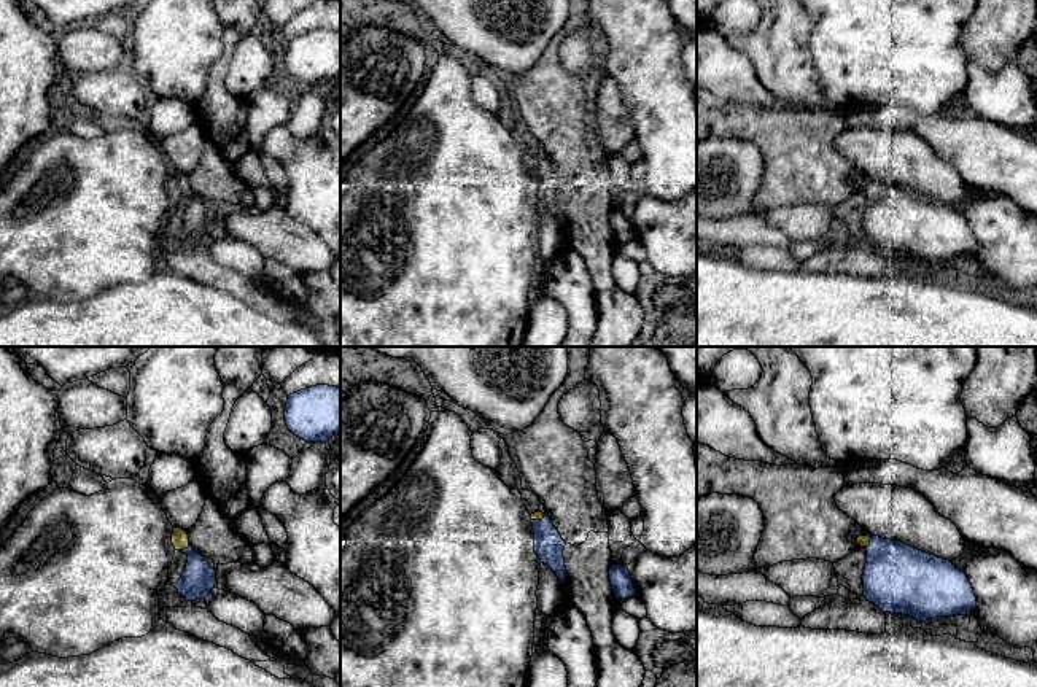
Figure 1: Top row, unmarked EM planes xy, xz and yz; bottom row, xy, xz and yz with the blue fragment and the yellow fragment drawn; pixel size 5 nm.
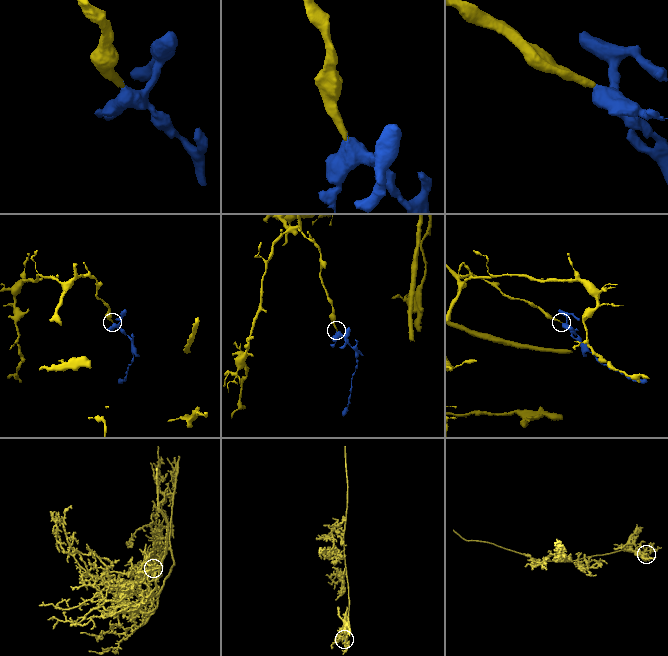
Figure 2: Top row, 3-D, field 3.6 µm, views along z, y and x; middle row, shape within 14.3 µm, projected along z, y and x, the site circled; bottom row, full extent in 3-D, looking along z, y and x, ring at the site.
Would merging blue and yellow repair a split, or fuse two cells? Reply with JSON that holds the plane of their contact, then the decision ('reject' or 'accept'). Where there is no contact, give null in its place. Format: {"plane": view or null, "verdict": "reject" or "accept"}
{"plane": "xy", "verdict": "accept"}

